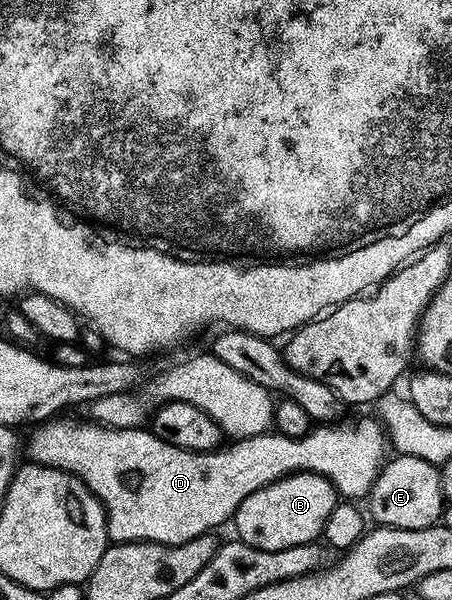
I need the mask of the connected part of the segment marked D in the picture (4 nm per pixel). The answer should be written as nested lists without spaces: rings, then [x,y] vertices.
[[[375,416],[372,417],[352,421],[349,425],[320,423],[301,437],[287,437],[275,431],[267,431],[252,438],[233,440],[228,443],[232,445],[209,449],[207,453],[174,447],[174,443],[166,443],[144,427],[109,429],[88,419],[49,419],[26,441],[26,453],[28,449],[32,456],[29,458],[37,465],[74,474],[100,500],[104,516],[108,518],[109,542],[153,541],[159,545],[181,545],[198,535],[216,531],[223,521],[231,522],[246,495],[254,495],[254,491],[292,473],[316,473],[319,477],[325,477],[341,498],[367,498],[386,460],[386,430]]]

